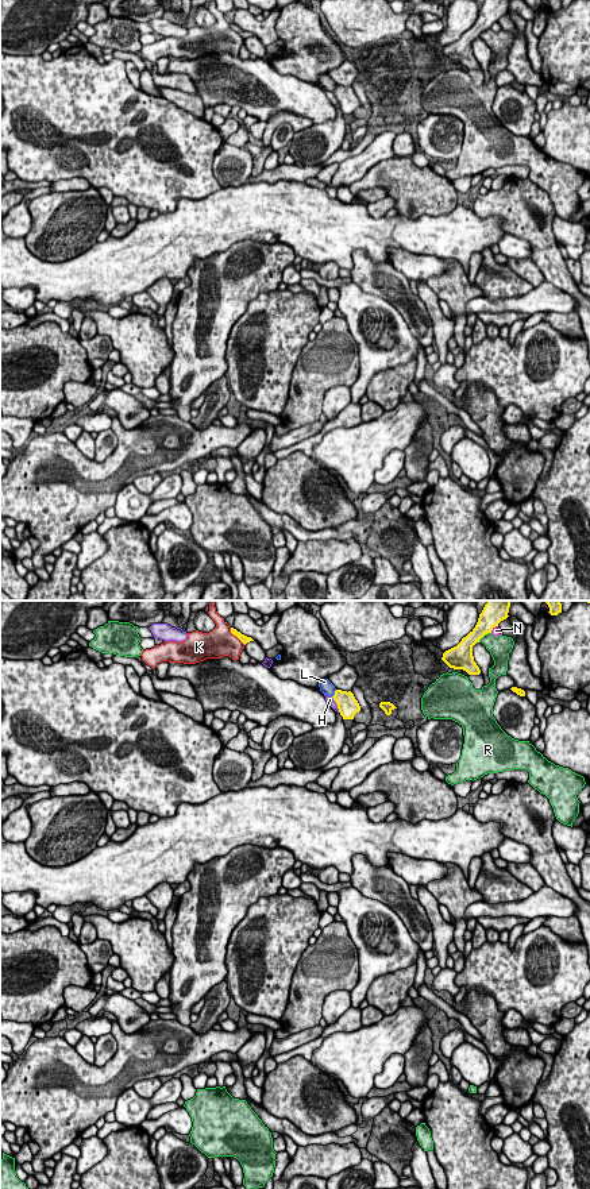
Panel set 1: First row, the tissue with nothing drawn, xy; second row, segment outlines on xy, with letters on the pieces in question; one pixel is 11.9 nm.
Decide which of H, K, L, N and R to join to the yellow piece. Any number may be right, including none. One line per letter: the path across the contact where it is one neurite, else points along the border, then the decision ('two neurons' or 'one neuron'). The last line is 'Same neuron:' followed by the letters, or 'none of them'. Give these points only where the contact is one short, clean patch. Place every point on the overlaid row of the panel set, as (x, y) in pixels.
H: two neurons
K: two neurons
L: two neurons
N: two neurons
R: two neurons
Same neuron: none of them

